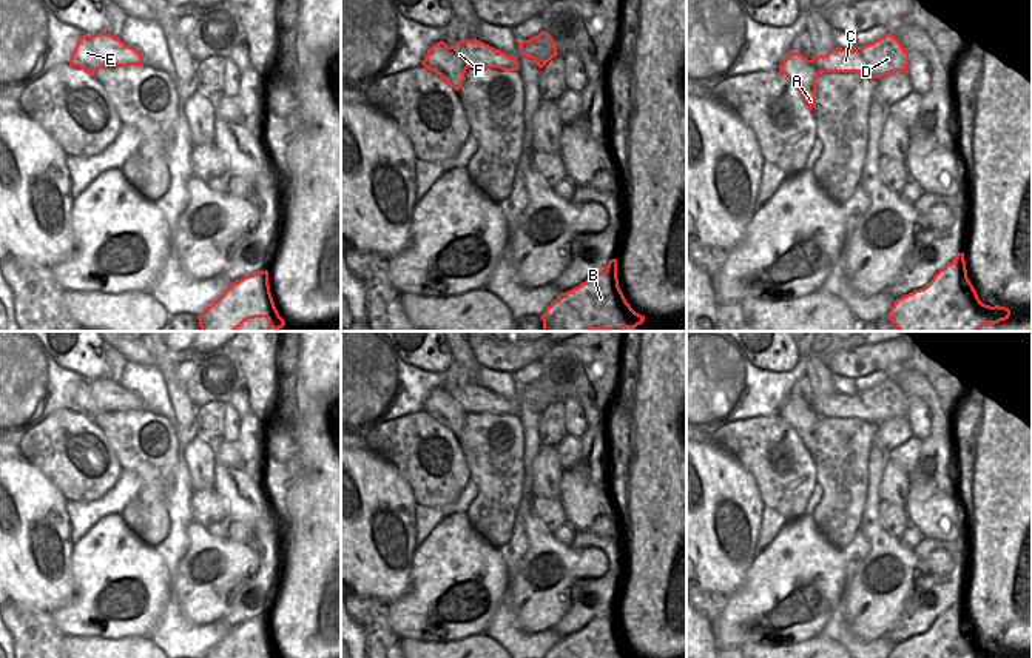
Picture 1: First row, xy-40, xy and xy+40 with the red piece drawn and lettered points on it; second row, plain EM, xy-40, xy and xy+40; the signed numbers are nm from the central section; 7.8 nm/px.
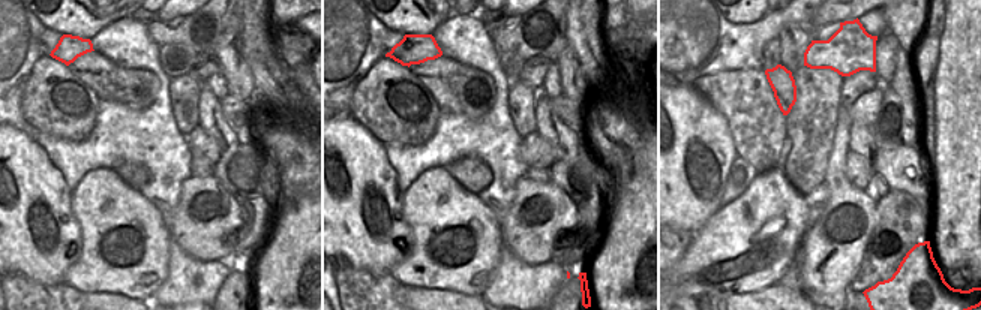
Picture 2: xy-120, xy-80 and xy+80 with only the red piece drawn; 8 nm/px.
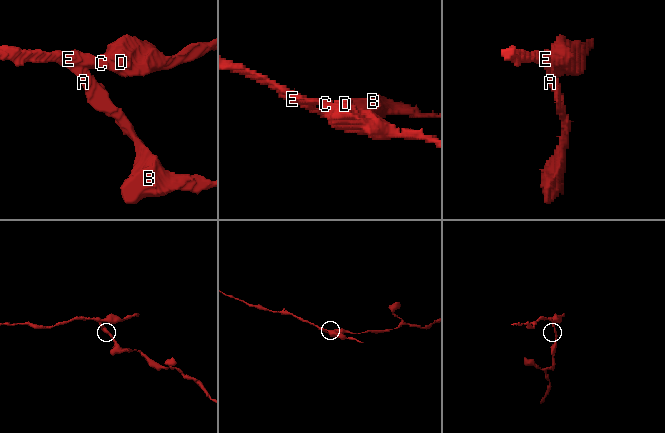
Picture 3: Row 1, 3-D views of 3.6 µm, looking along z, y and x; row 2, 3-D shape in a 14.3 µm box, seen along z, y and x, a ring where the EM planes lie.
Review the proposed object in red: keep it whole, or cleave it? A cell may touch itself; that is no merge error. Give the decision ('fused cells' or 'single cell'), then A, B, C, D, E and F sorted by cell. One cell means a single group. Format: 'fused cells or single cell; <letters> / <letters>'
fused cells; A B / C D E F

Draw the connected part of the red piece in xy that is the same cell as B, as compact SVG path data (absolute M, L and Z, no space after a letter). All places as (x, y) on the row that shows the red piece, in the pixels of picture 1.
M617 259L578 287L560 293L540 316L543 331L623 331L643 324L645 316L626 302L617 279Z

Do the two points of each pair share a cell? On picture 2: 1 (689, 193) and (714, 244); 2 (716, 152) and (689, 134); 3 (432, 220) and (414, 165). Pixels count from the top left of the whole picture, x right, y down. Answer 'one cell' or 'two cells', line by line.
1: two cells
2: one cell
3: two cells

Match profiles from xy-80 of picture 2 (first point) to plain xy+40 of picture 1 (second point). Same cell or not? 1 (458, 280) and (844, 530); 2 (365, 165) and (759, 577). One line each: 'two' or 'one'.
1: two
2: two

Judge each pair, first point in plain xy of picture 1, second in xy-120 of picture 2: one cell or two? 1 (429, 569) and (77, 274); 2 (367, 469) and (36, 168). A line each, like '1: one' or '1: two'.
1: one
2: one

